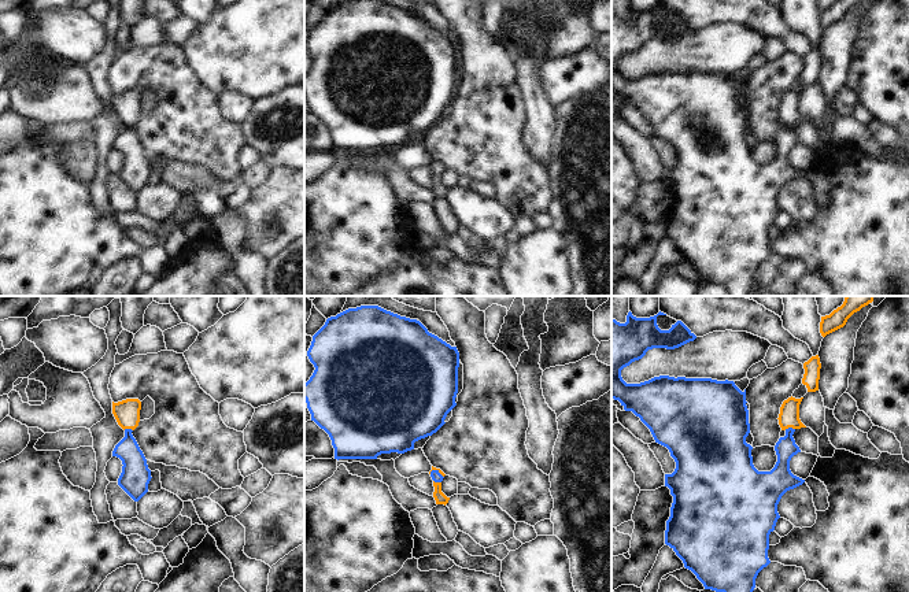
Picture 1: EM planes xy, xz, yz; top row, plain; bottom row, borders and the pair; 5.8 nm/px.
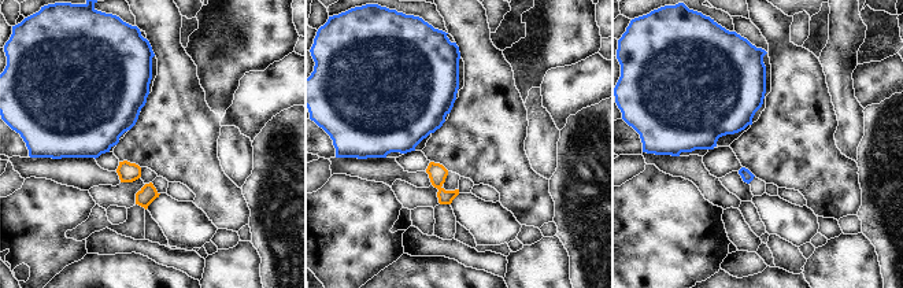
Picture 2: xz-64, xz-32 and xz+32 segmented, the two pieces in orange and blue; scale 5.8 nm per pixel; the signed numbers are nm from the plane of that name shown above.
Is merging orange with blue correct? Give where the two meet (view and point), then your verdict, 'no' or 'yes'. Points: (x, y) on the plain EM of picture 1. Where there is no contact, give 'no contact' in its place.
yz (789, 119) | yes

